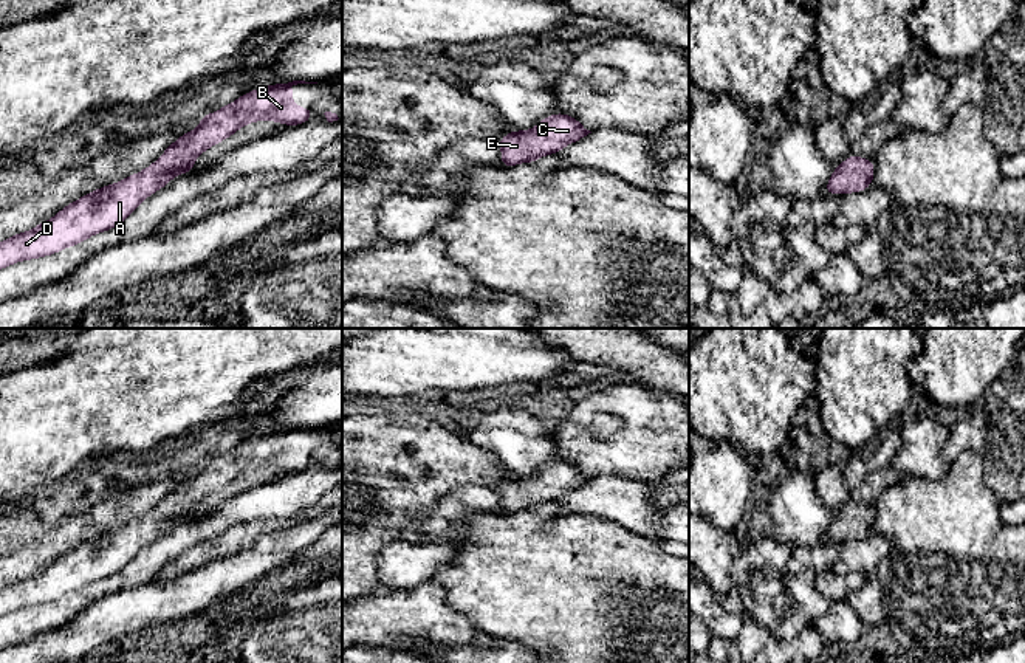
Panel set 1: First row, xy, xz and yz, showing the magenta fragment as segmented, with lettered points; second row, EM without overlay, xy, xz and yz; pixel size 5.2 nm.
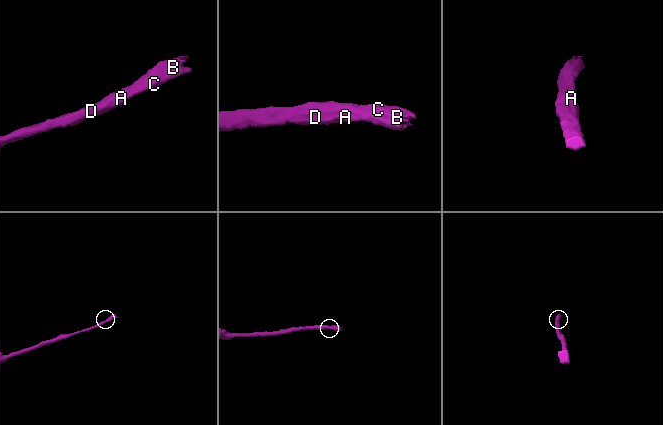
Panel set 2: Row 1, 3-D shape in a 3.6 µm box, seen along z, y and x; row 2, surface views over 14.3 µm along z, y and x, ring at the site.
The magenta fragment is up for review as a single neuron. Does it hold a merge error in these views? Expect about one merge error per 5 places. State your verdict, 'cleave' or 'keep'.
keep

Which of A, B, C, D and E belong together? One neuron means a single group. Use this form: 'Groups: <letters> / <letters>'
Groups: A B C D E

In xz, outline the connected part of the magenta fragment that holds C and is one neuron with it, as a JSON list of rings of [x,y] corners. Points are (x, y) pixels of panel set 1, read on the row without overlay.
[[[554,460],[543,465],[534,476],[512,477],[495,491],[502,496],[500,513],[534,510],[537,505],[560,499],[565,493],[585,485],[587,477],[570,462]]]

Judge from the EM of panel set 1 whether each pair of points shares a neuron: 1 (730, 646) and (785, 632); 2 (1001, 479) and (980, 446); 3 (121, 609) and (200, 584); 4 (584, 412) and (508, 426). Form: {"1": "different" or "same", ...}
{"1": "different", "2": "same", "3": "same", "4": "different"}

